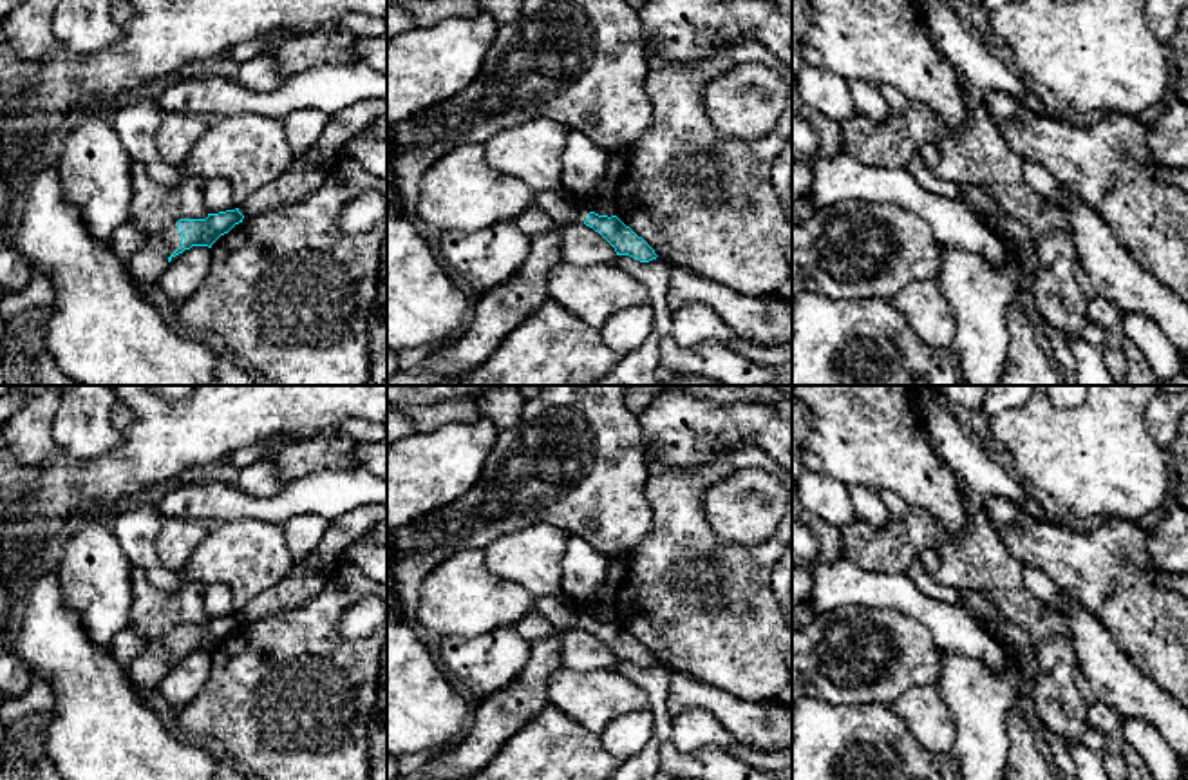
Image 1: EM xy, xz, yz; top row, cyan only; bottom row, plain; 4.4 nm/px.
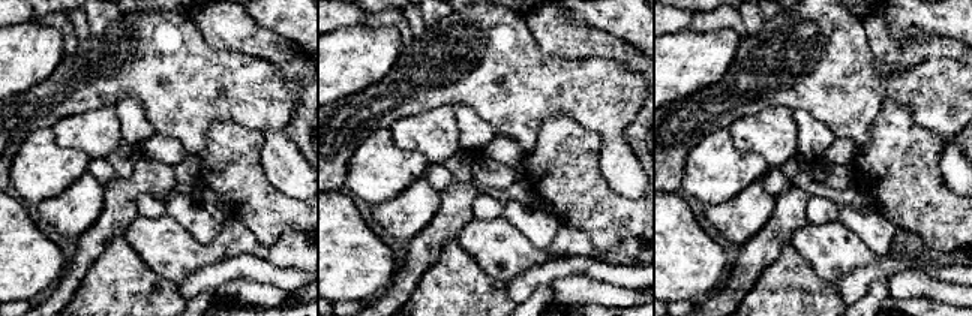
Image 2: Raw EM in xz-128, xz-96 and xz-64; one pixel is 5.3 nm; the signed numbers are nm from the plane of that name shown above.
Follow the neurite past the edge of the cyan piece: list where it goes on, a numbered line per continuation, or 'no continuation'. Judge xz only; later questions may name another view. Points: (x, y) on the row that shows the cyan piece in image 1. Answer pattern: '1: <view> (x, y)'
1: xz (563, 209)

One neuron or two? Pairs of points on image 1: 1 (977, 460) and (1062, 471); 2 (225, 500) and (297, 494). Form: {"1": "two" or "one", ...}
{"1": "two", "2": "one"}

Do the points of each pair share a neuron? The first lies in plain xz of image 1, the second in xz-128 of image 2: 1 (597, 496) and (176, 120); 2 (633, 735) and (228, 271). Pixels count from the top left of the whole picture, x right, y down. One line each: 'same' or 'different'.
1: same
2: same

